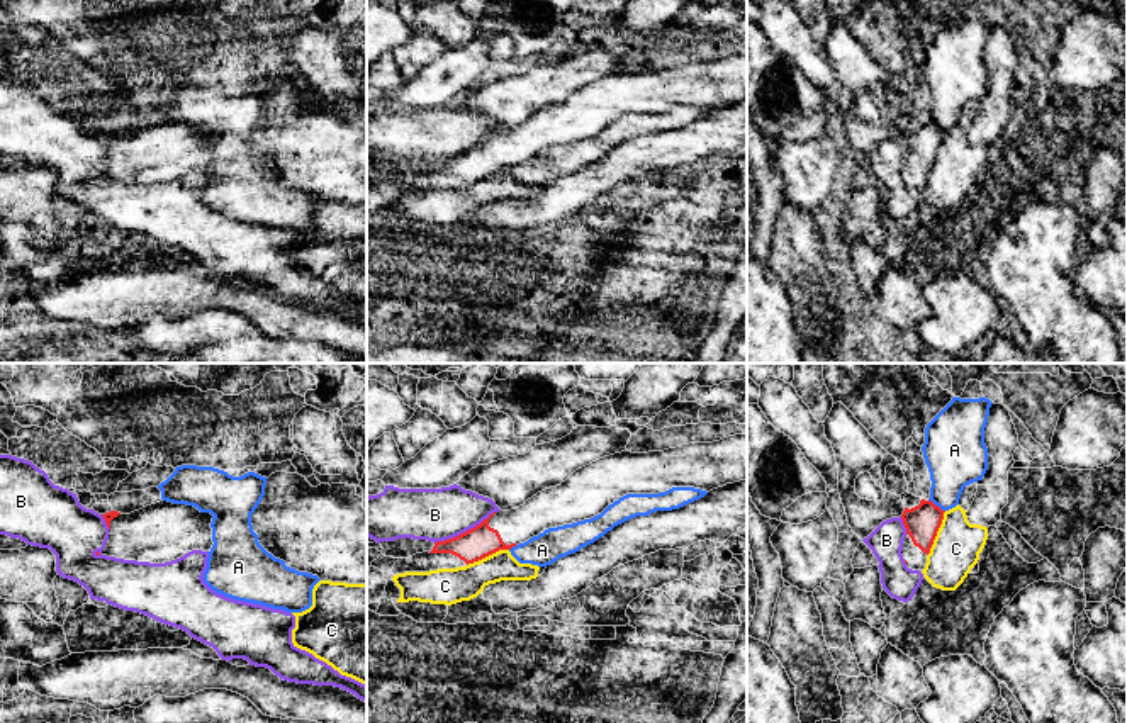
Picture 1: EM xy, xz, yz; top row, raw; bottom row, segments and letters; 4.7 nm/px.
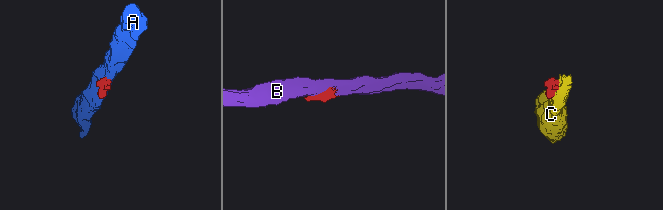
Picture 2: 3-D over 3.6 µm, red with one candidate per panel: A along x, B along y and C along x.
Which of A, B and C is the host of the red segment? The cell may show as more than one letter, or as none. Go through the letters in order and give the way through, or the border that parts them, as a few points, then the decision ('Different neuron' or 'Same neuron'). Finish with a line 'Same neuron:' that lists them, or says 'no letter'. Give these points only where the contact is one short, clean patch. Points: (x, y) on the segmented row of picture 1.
A: Boundary: yz (929, 499), (944, 511). Different neuron
B: Boundary: xz (494, 511), (474, 526), (435, 543). Different neuron
C: Different neuron
Same neuron: no letter

